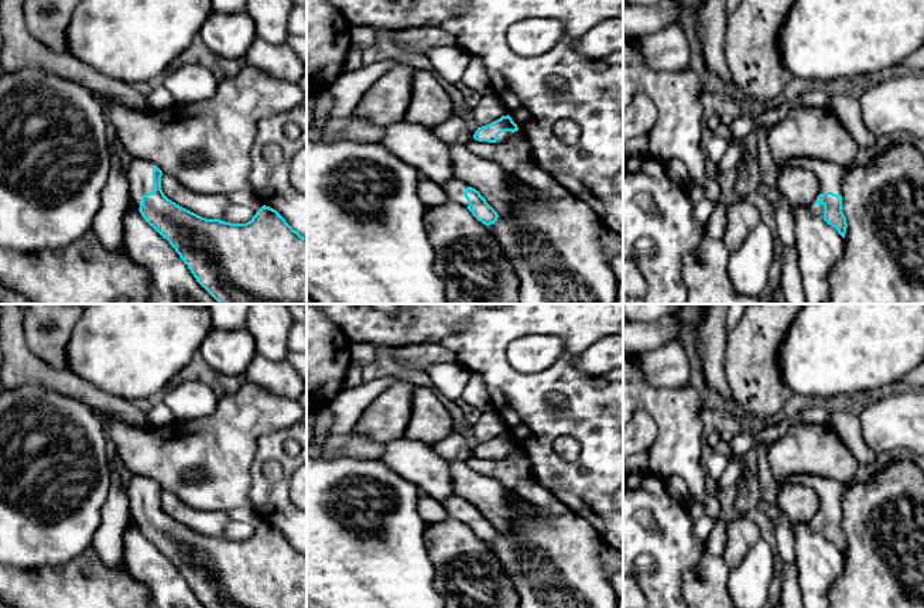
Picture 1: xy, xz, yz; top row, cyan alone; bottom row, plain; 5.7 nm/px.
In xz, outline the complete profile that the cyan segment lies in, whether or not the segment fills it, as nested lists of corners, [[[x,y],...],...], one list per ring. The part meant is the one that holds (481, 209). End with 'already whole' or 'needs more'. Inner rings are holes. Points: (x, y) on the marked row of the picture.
[[[452,180],[444,185],[444,191],[448,199],[465,205],[483,225],[489,226],[497,221],[497,212],[486,202],[479,191],[468,184]]]; needs more

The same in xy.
[[[133,158],[126,167],[130,199],[146,222],[175,249],[196,281],[219,304],[307,304],[307,238],[294,230],[273,208],[263,205],[246,223],[202,218],[168,199],[161,189],[162,171],[150,161]]]; needs more

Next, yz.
[[[794,158],[791,167],[802,167],[815,174],[819,181],[819,195],[814,205],[815,212],[845,238],[848,228],[842,212],[842,181],[845,170],[831,161],[814,158]]]; needs more

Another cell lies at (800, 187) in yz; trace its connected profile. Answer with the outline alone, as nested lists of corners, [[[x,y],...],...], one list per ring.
[[[790,167],[778,173],[777,191],[793,206],[811,206],[819,195],[819,181],[811,170]]]

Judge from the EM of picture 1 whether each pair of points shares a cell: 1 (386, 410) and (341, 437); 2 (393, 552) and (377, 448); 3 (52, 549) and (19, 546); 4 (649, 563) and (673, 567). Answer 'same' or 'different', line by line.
1: different
2: different
3: same
4: different

